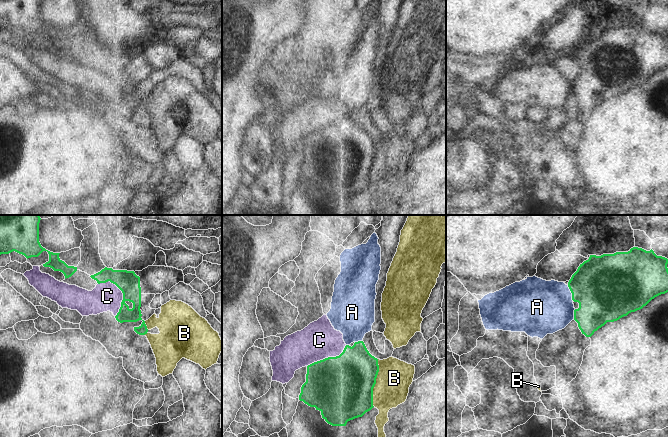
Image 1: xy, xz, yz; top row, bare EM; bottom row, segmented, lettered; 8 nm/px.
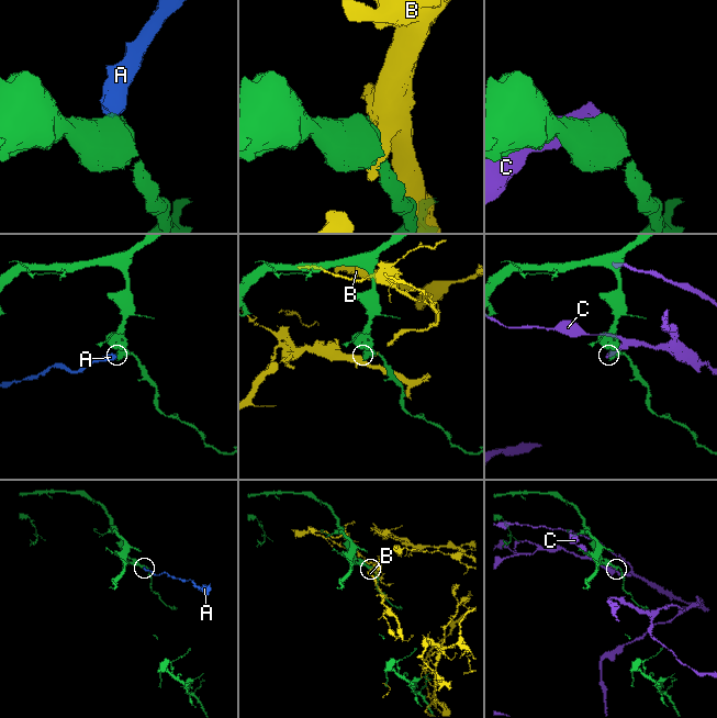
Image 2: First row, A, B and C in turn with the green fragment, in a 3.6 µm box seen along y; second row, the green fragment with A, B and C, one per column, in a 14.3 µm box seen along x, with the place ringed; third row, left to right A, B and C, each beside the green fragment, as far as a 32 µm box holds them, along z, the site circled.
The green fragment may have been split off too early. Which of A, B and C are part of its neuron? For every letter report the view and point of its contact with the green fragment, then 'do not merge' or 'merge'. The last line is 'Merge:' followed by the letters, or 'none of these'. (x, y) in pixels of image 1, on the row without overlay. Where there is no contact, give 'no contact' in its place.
A: yz (571, 68) | do not merge
B: xz (375, 159) | do not merge
C: xy (122, 68) | do not merge
Merge: none of these

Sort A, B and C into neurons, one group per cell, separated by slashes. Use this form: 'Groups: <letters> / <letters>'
Groups: A C / B.

